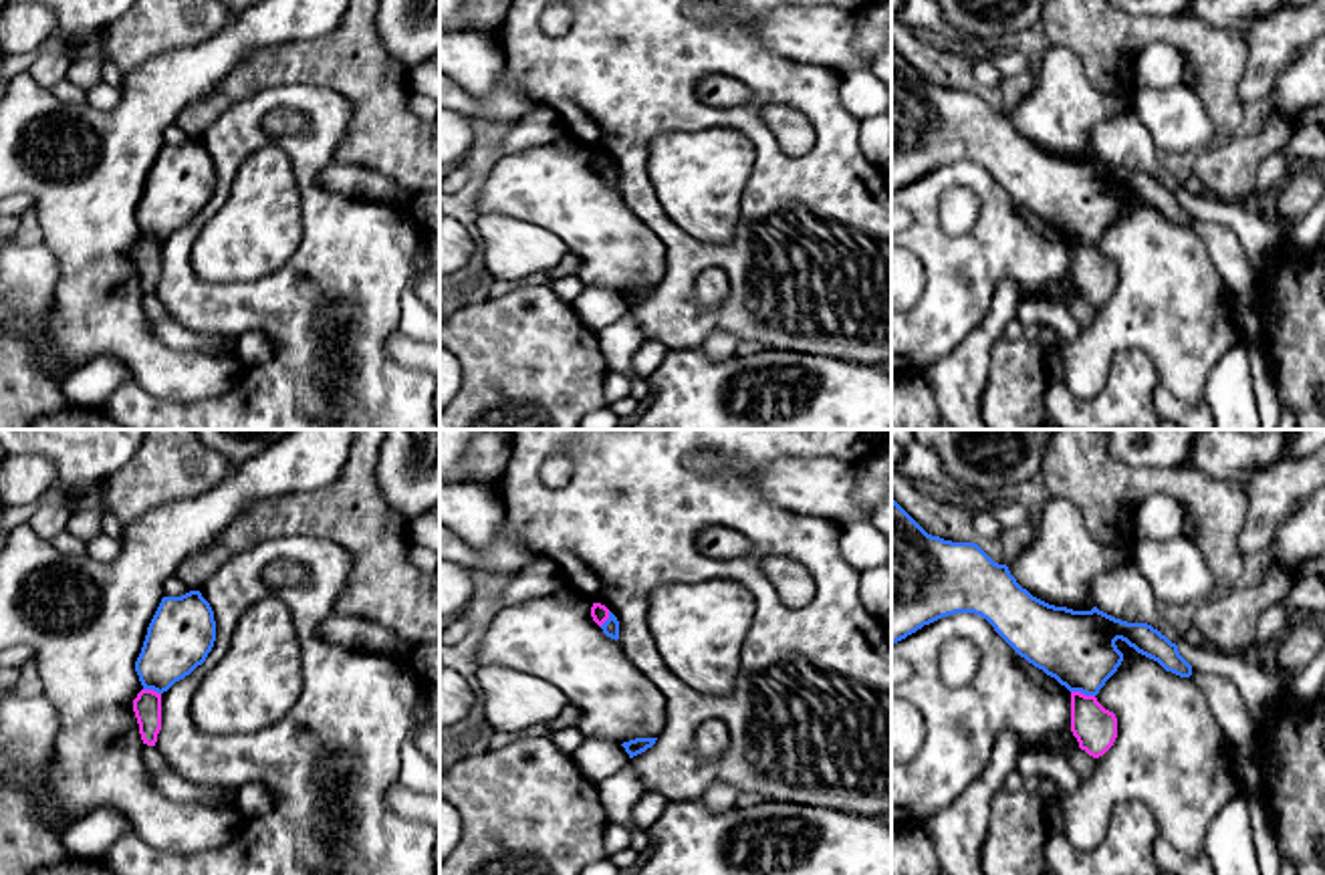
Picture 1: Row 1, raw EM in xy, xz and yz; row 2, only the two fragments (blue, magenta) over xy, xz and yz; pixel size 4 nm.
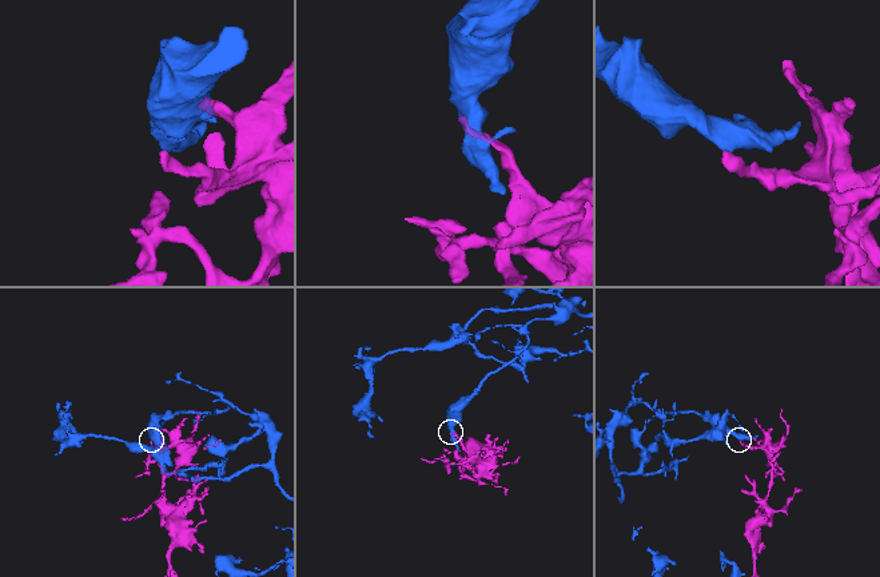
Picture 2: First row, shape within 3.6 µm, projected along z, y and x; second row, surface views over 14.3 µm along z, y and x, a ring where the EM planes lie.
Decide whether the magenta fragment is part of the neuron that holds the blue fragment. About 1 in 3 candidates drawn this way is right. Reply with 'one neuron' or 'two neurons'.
two neurons

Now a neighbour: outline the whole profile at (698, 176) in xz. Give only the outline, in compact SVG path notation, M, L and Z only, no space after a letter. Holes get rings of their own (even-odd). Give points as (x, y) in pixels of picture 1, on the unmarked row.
M730 127L670 131L651 139L647 171L666 214L696 240L730 244L756 151Z

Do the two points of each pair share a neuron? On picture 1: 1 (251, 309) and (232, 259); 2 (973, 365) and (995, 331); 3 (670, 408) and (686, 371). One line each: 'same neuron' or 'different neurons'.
1: different neurons
2: same neuron
3: same neuron

